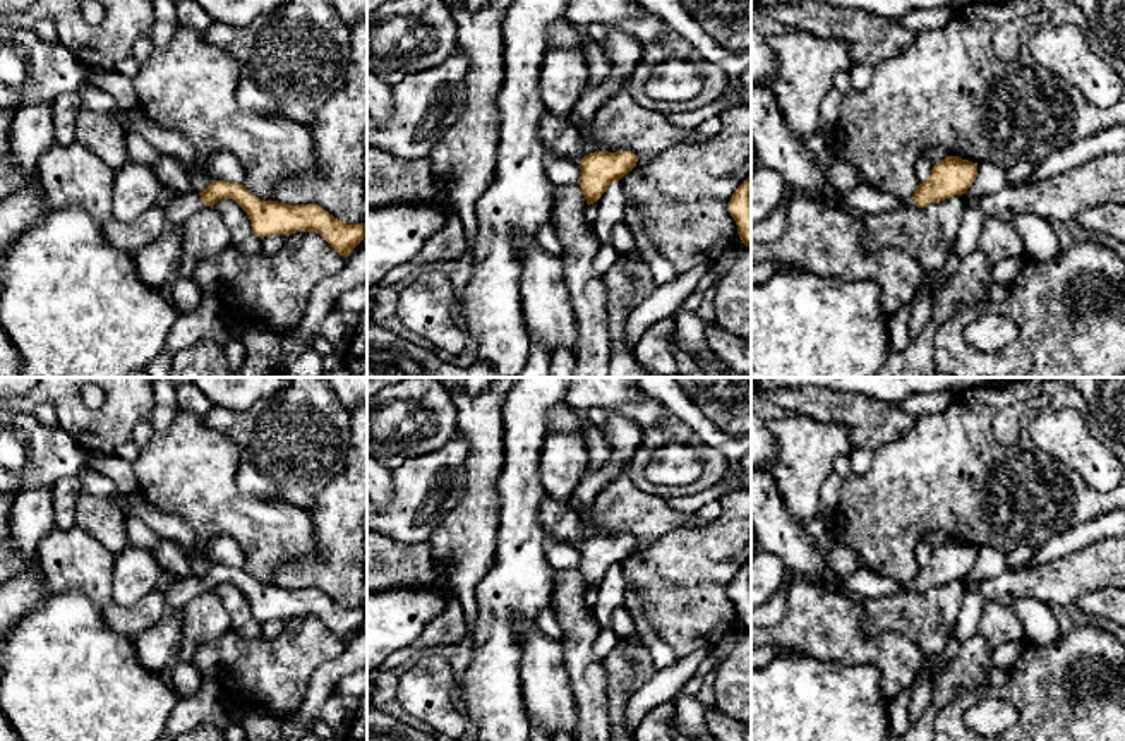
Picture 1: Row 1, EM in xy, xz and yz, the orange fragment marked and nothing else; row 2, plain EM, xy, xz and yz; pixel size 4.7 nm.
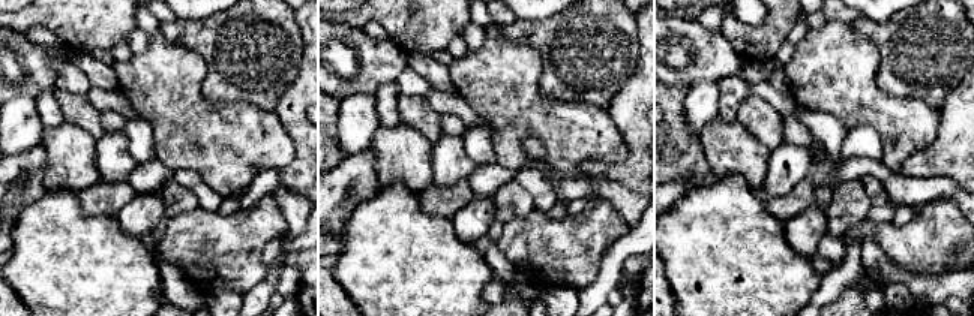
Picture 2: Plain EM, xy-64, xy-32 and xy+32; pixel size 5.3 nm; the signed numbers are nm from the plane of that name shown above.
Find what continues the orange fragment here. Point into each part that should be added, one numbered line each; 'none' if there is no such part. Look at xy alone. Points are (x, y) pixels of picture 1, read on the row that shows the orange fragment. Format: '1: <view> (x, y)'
1: xy (177, 208)

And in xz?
1: xz (561, 139)

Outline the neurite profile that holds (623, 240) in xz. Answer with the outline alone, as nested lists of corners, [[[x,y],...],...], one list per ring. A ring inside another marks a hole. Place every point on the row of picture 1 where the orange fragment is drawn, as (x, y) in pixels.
[[[624,221],[614,226],[611,244],[619,252],[619,256],[629,257],[633,262],[645,262],[638,250],[636,240]]]

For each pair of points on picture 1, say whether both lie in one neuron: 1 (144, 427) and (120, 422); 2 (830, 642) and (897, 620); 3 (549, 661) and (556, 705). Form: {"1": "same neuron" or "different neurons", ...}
{"1": "different neurons", "2": "different neurons", "3": "same neuron"}

